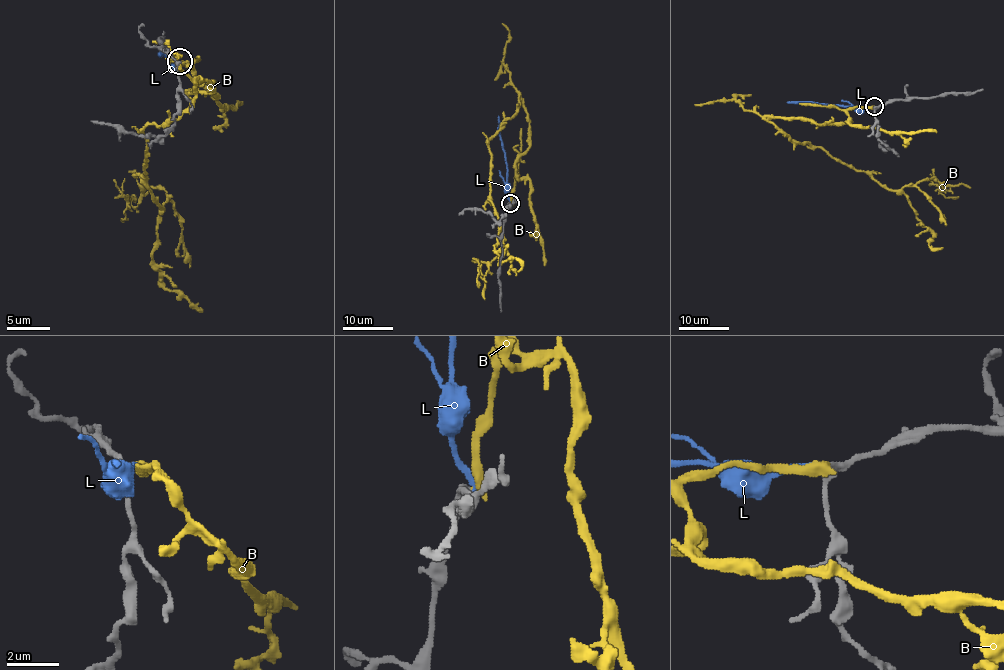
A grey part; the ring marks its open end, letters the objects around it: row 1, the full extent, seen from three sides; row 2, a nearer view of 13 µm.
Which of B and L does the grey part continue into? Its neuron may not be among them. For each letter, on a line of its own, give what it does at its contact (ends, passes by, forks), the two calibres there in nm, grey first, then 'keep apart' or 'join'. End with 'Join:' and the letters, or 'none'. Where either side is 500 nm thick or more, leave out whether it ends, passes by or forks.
B: it ends; calibres 320 and 400 nm; join
L: it ends; calibres 320 and 180 nm; keep apart
Join: B

